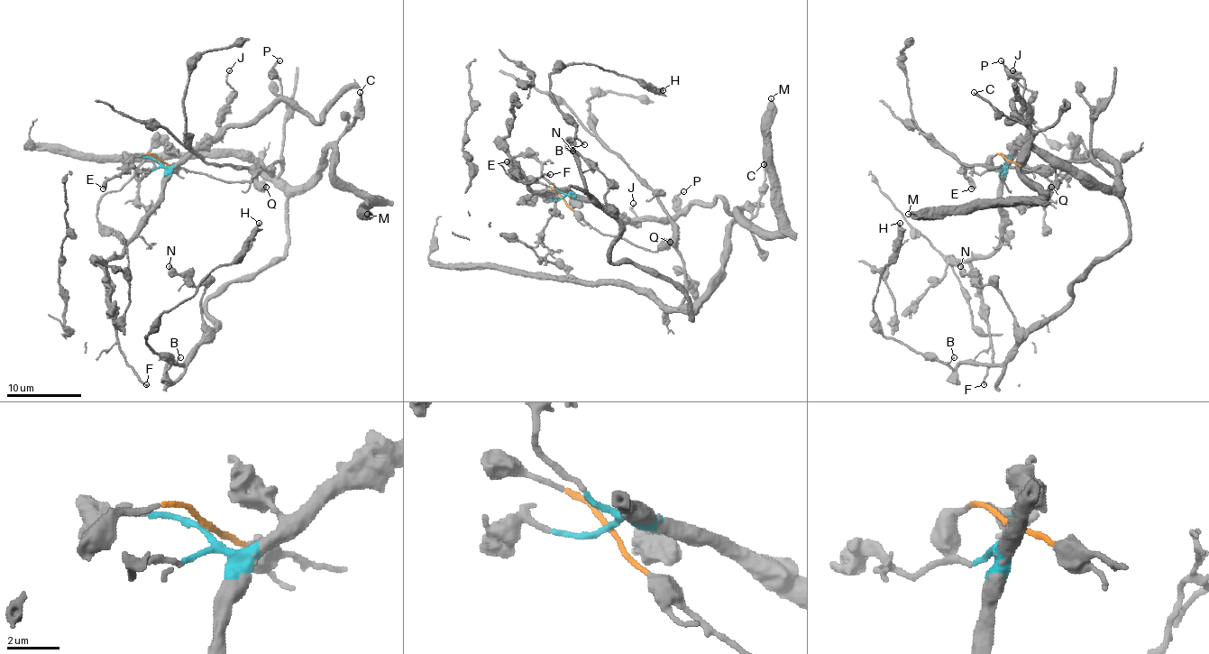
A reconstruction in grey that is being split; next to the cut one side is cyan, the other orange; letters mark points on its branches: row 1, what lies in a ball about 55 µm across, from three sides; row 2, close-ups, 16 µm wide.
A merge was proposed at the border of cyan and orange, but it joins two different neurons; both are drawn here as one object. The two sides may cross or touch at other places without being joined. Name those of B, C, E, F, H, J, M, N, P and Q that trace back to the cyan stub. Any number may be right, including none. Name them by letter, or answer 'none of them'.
E, F, J, P

